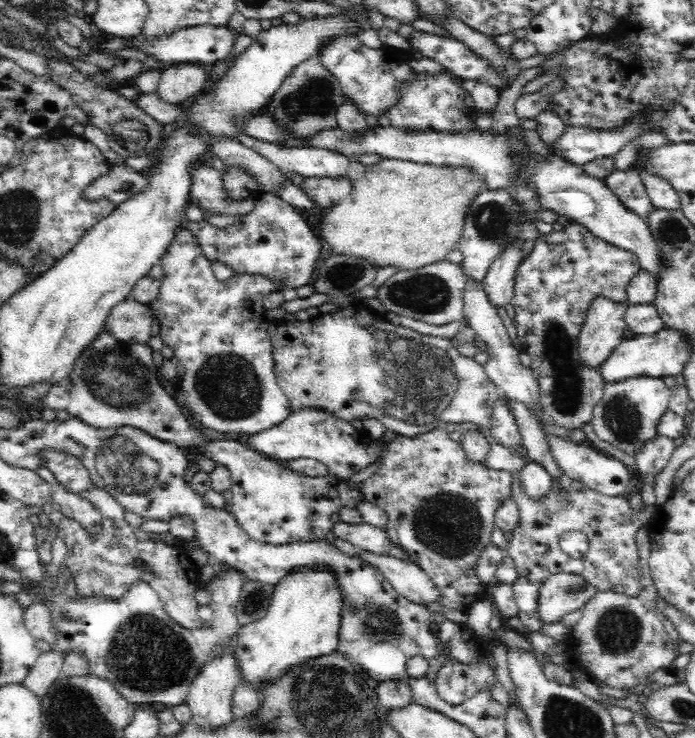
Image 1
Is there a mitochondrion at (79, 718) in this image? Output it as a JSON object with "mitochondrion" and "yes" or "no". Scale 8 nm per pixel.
{"mitochondrion":"yes"}

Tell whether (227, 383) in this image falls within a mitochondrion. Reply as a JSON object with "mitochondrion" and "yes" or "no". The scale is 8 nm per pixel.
{"mitochondrion":"yes"}

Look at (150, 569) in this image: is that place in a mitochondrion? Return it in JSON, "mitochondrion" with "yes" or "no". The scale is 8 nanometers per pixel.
{"mitochondrion":"yes"}

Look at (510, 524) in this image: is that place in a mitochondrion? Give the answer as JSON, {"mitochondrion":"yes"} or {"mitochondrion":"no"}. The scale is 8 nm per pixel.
{"mitochondrion":"no"}

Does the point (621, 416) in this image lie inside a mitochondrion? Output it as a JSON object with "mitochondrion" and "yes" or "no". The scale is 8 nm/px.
{"mitochondrion":"yes"}

